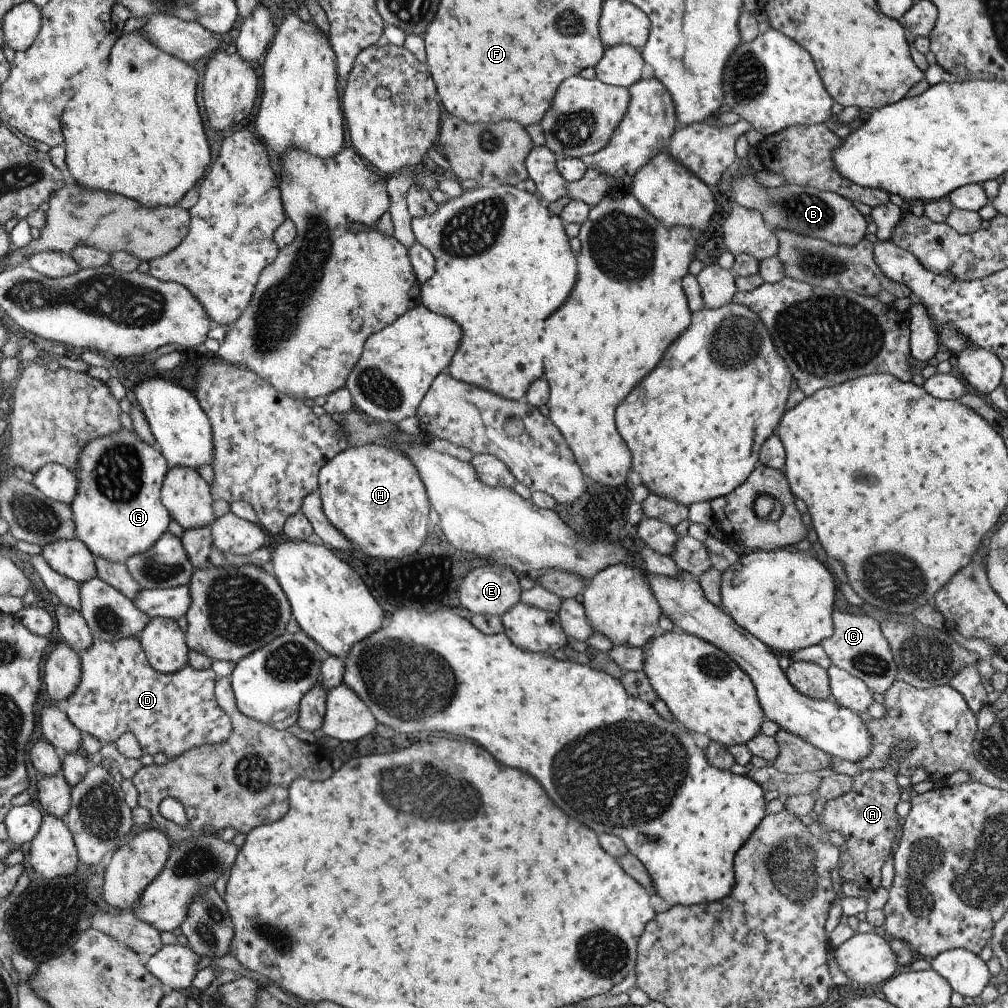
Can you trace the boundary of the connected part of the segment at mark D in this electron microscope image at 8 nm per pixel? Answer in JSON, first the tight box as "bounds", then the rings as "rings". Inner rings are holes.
{"bounds":[63,637,230,758],"rings":[[[124,637],[120,641],[96,638],[92,648],[80,651],[81,677],[76,690],[64,700],[63,709],[82,734],[95,736],[101,744],[116,742],[125,732],[132,732],[142,747],[143,754],[166,754],[167,758],[180,757],[190,749],[202,745],[225,744],[230,736],[230,717],[216,704],[214,696],[214,670],[196,670],[189,664],[176,673],[154,670],[141,641],[136,637]]]}

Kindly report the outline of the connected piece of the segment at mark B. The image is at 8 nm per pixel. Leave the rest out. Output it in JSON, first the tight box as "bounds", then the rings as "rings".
{"bounds":[733,174,869,245],"rings":[[[755,174],[737,178],[733,176],[735,202],[762,213],[764,222],[770,230],[788,229],[809,237],[824,239],[837,245],[858,244],[866,234],[869,221],[854,203],[832,191],[821,191],[814,187],[780,185],[778,188],[763,188],[756,182]]]}

